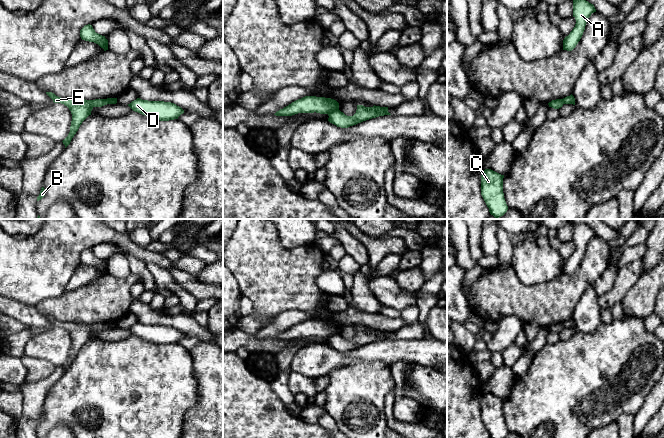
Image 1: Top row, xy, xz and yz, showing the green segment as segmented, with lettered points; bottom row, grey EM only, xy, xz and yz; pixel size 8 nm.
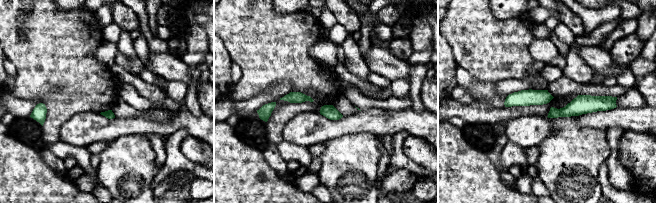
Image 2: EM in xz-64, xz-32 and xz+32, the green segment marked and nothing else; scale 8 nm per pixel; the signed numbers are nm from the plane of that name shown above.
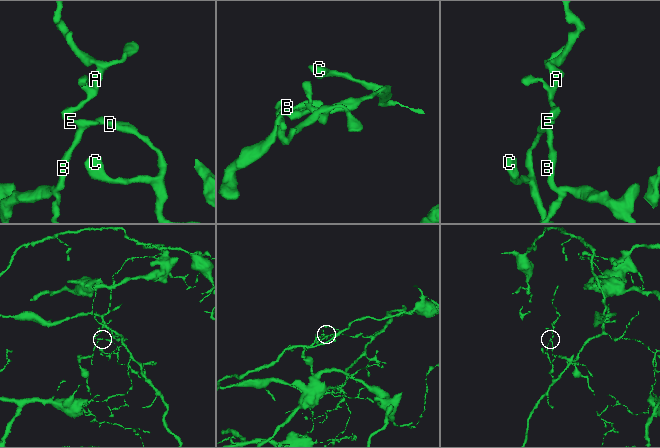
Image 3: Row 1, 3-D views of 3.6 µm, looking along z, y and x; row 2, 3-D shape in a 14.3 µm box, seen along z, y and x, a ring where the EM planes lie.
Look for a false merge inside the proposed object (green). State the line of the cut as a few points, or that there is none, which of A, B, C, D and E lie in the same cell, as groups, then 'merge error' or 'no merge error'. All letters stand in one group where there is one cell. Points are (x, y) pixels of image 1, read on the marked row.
cut xz (338, 108), (327, 113); groups A B E / C D; merge error

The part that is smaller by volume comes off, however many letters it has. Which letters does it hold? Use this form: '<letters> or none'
A, B, E

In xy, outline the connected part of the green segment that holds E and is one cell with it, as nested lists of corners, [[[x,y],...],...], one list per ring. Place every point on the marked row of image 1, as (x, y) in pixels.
[[[46,92],[46,94],[53,100],[54,103],[64,104],[69,108],[72,114],[72,121],[70,126],[70,132],[68,136],[62,141],[65,148],[70,144],[72,138],[78,131],[82,122],[91,115],[91,111],[94,107],[102,107],[109,104],[106,99],[63,99],[56,96],[52,92]]]

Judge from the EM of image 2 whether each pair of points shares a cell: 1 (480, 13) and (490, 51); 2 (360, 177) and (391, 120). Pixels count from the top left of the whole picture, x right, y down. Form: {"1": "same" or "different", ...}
{"1": "same", "2": "different"}

